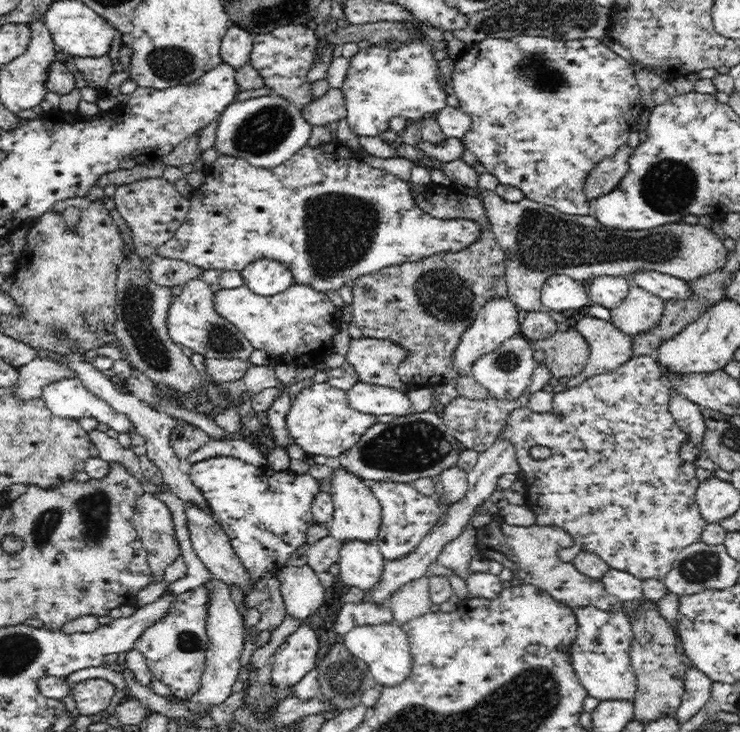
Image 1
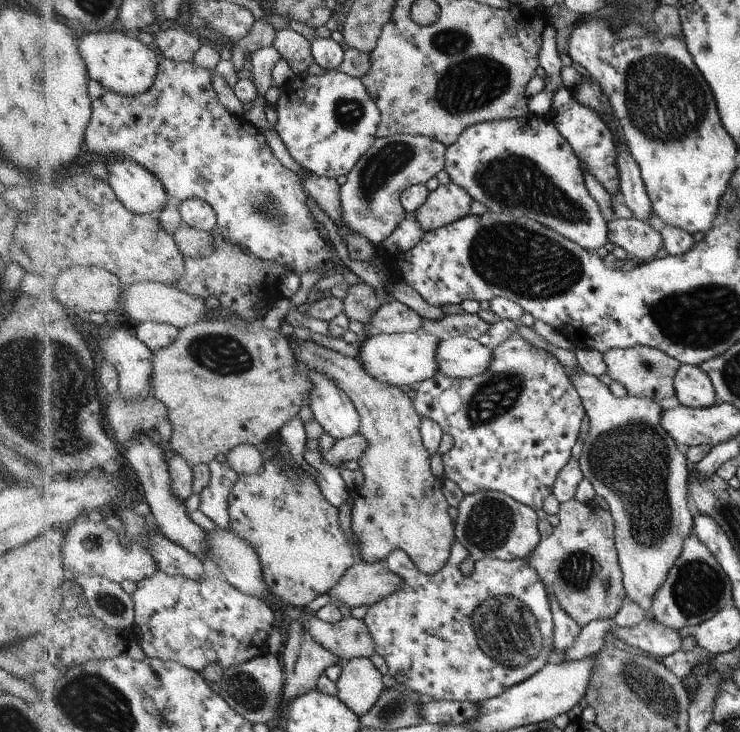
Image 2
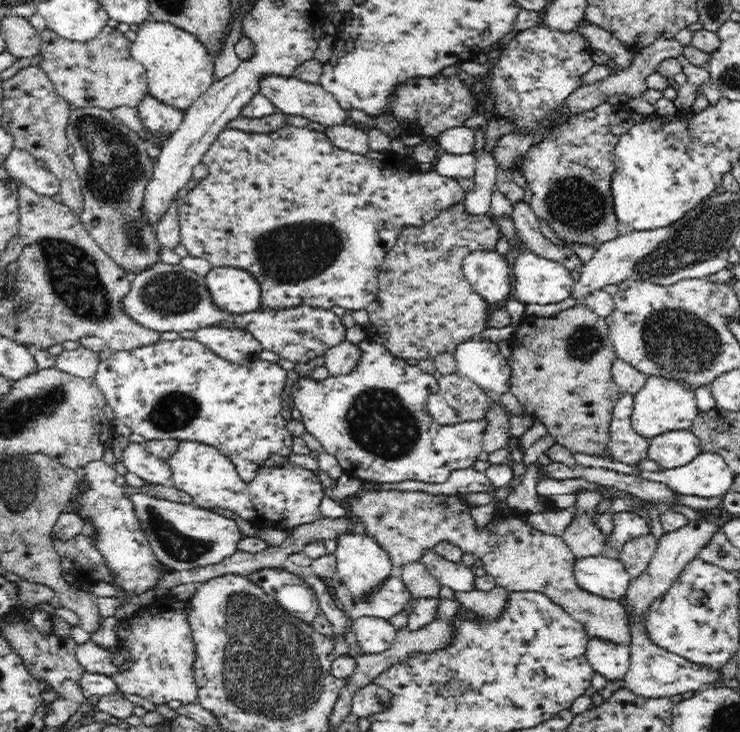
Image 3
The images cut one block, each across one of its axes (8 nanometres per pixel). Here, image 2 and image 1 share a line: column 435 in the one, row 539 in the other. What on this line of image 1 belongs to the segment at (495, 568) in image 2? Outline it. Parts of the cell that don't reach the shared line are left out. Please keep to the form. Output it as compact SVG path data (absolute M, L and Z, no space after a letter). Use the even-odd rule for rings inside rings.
M653 355L634 356L632 359L618 367L616 371L606 372L606 374L596 375L586 378L582 384L574 388L562 391L560 394L554 394L554 407L552 412L536 413L530 408L516 408L508 416L507 424L499 432L498 438L501 440L510 440L516 448L518 466L521 469L521 478L525 482L526 506L536 513L536 525L554 525L562 528L574 539L574 545L569 548L561 549L558 553L558 559L564 563L573 563L574 558L581 552L594 552L601 560L608 563L610 569L629 572L639 578L660 579L662 580L674 562L678 559L680 552L688 546L700 542L701 534L707 525L706 520L698 508L695 499L696 490L700 484L696 478L697 467L694 463L684 461L680 457L679 448L682 444L688 444L686 436L683 435L680 427L676 425L671 416L669 404L671 395L674 392L666 383L663 382L664 373L660 373L659 363ZM534 446L548 447L552 455L545 460L534 460L530 457L529 451Z

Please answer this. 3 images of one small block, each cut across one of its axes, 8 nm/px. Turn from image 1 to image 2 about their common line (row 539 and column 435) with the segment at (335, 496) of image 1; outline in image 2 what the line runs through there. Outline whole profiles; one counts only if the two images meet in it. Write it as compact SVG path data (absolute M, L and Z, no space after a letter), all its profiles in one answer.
M422 329L412 333L372 334L363 340L358 360L370 376L384 384L410 386L438 375L437 355L440 342L438 336L428 334Z

